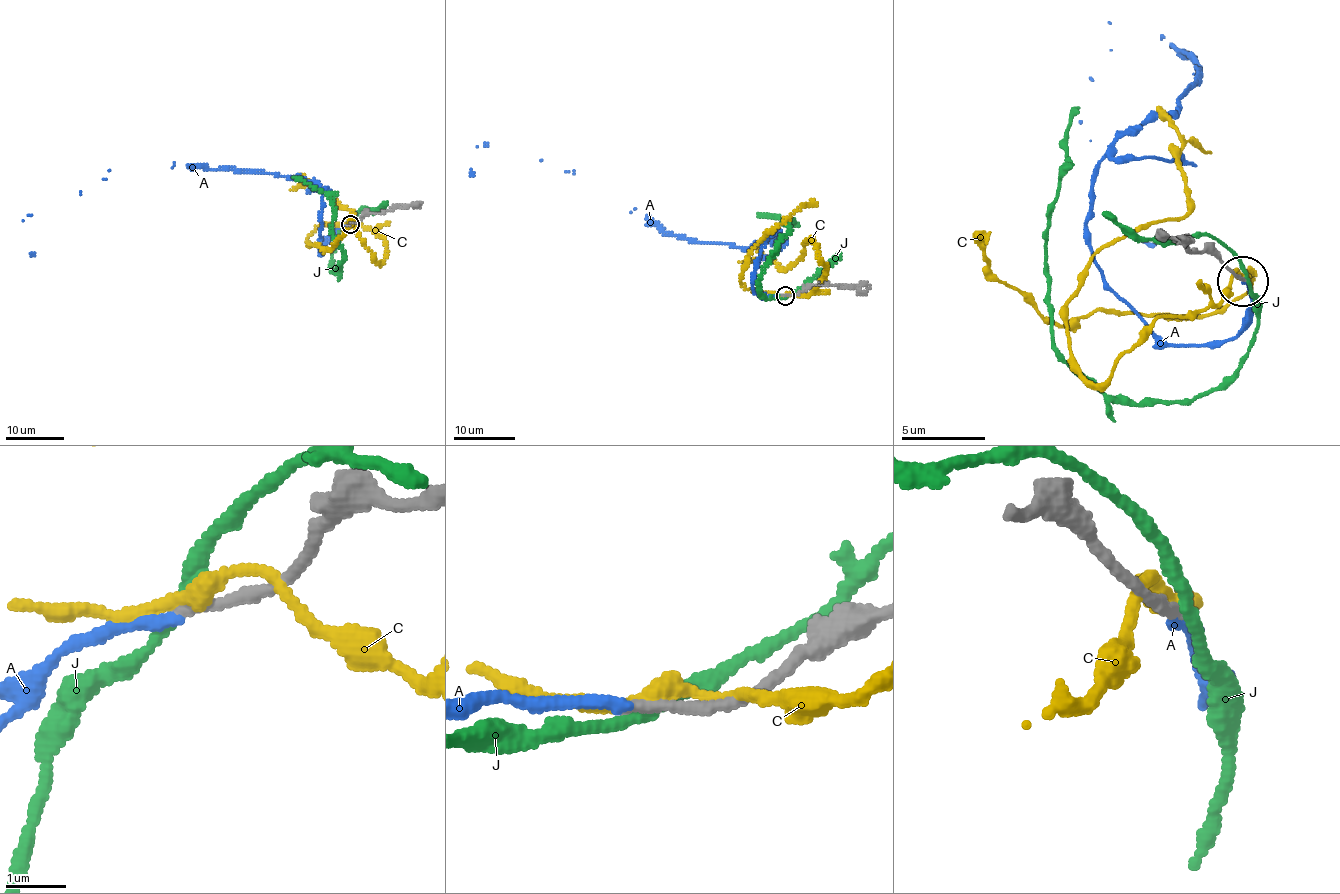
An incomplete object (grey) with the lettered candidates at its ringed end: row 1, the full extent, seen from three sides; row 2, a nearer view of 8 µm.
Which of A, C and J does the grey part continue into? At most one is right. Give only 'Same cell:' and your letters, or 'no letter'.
Same cell: A

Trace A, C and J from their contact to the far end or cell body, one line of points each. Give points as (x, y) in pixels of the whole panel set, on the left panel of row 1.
A: (349, 225), (339, 227), (320, 253), (317, 183), (293, 176), (175, 164), (79, 193), (22, 221), (34, 255)
C: (351, 223), (359, 221), (381, 235), (386, 250), (380, 263), (360, 238), (347, 208), (308, 184), (289, 188)
J: (349, 223), (340, 233), (331, 272), (337, 273), (344, 260), (332, 233), (333, 202), (294, 178)

